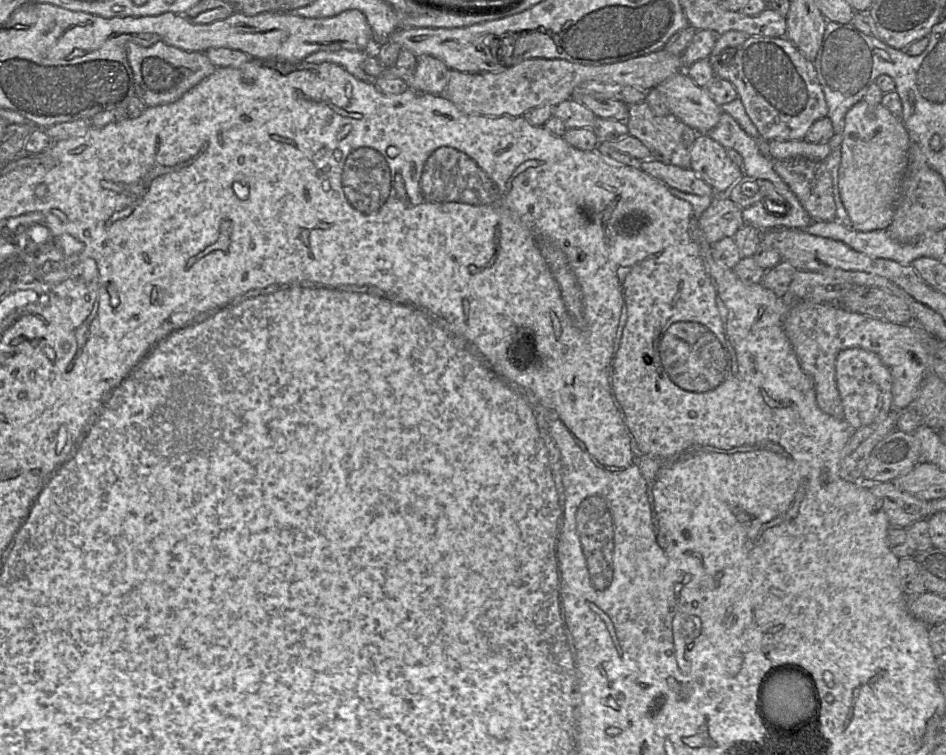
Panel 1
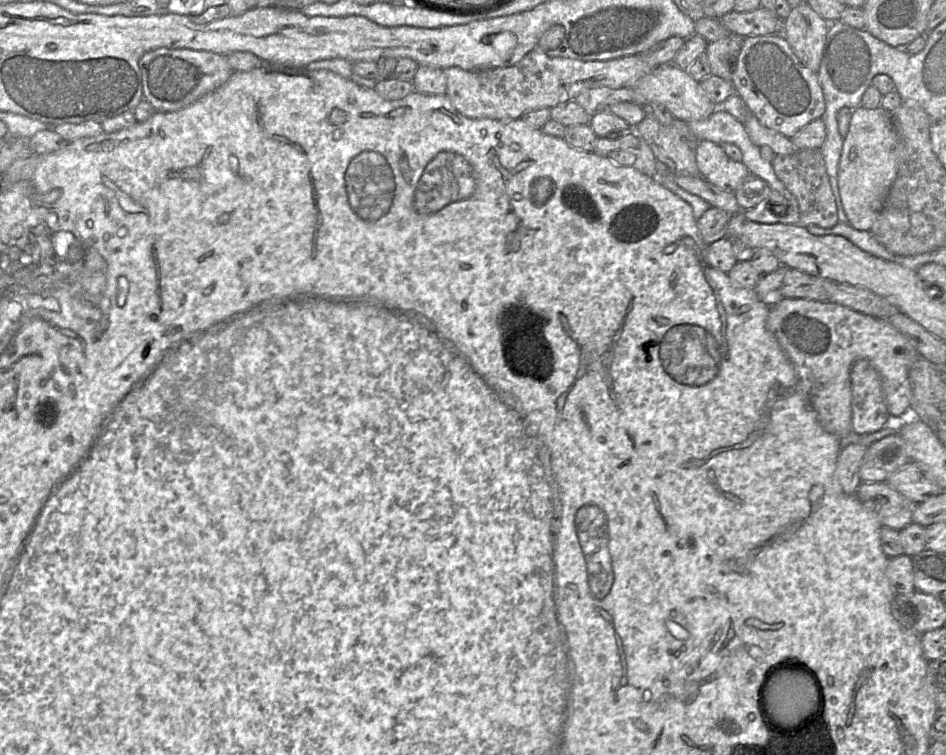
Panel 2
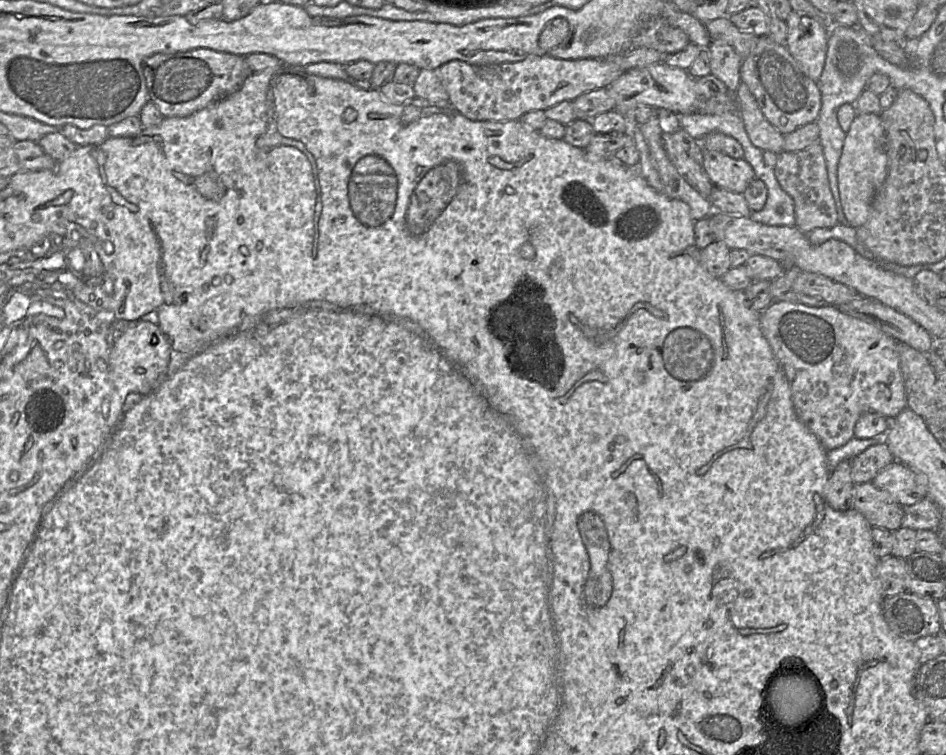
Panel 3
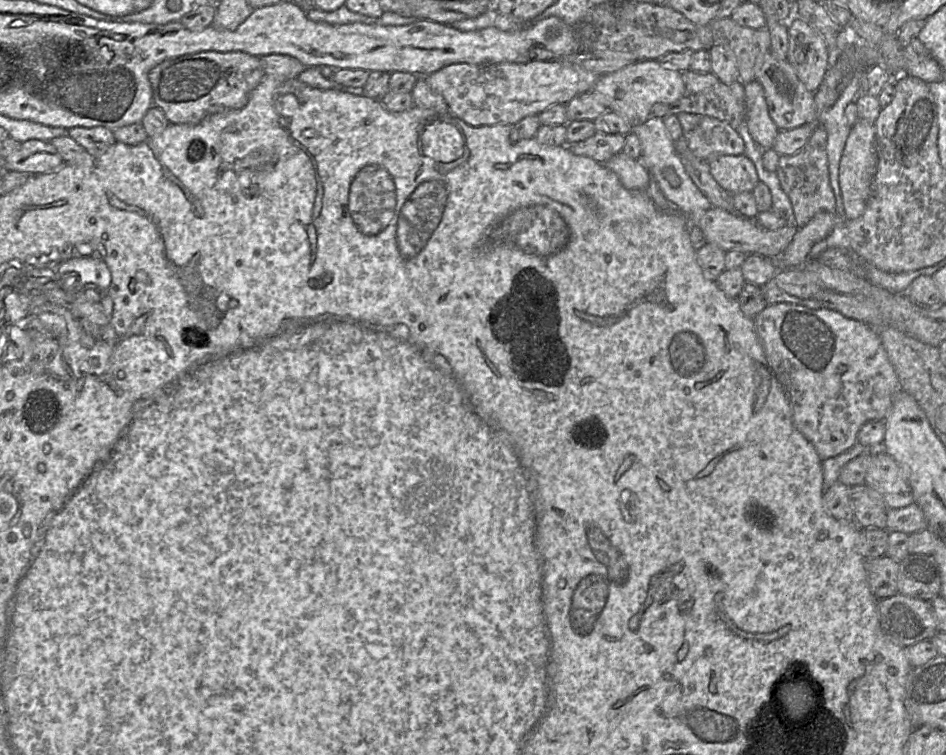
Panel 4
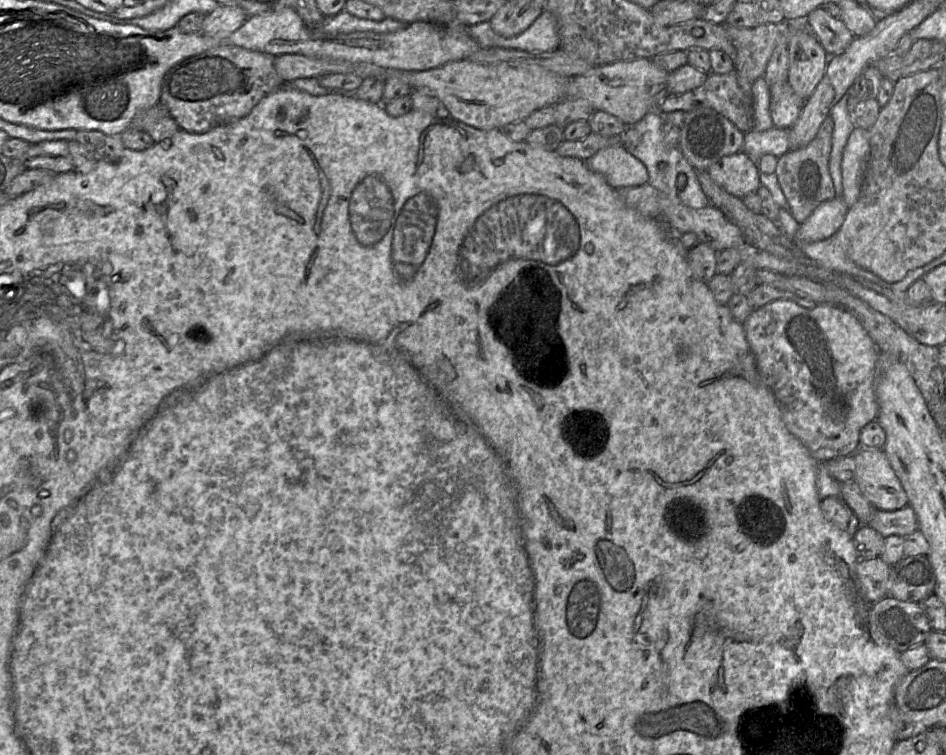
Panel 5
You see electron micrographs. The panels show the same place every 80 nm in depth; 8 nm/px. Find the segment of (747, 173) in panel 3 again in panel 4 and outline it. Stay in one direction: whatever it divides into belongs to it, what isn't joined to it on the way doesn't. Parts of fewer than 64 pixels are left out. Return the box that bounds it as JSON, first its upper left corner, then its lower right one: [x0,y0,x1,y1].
[707,155,759,195]

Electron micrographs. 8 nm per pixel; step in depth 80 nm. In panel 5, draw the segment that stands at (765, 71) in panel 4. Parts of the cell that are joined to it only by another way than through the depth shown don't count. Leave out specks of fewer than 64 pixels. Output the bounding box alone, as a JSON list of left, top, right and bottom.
[769,81,805,129]

